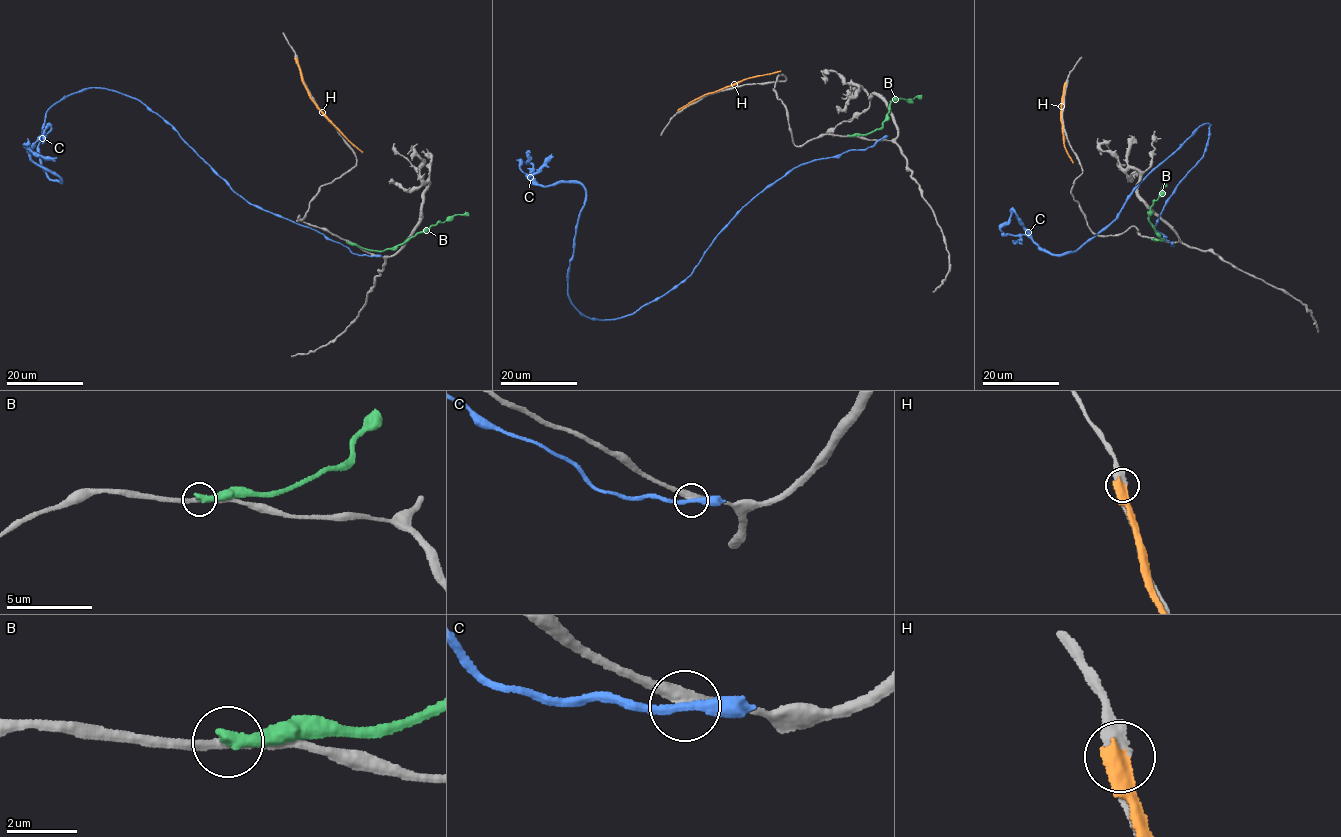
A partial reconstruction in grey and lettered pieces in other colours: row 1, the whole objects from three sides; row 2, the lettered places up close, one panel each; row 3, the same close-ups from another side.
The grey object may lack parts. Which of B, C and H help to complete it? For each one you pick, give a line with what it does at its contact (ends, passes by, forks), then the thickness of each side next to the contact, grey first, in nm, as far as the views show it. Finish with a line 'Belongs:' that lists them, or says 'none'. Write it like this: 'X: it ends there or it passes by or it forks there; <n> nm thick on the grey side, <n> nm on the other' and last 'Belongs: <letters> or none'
Belongs: none

